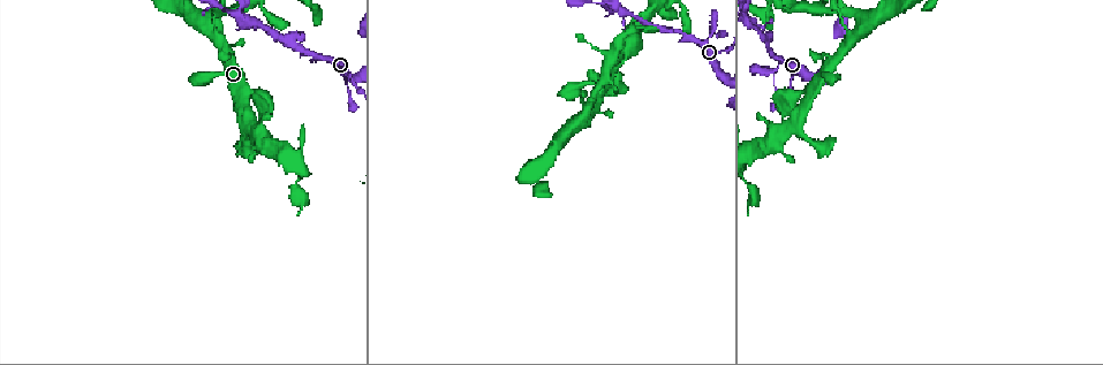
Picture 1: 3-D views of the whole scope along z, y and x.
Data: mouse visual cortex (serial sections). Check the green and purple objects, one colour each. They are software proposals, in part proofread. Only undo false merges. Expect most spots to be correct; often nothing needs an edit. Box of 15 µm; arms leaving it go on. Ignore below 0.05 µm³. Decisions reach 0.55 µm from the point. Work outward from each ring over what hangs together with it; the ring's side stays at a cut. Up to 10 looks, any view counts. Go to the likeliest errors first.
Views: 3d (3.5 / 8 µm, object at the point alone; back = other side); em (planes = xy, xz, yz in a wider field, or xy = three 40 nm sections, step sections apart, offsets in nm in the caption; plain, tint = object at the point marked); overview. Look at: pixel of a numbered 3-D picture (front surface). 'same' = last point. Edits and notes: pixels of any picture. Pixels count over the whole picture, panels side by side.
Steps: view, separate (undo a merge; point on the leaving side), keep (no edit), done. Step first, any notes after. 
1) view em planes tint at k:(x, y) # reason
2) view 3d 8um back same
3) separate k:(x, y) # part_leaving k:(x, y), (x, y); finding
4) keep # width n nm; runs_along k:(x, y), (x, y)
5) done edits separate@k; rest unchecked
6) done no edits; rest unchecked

view em xy step 3 tint at 1:(776, 87) # a narrow waist

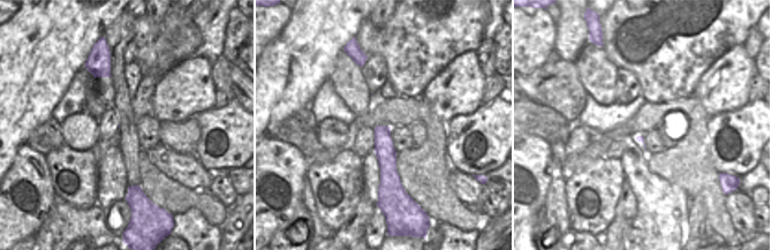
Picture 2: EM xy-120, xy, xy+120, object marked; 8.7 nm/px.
view 3d 3.5um same # wider look

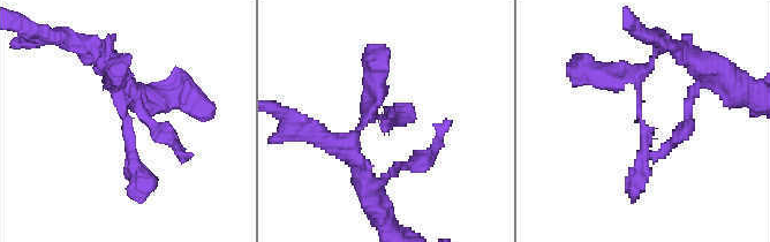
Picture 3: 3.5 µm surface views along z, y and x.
keep # runs_along 2:(379, 128), (393, 188); all the same cell

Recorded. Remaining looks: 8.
view 3d 8um at 1:(590, 100) # calibre changes

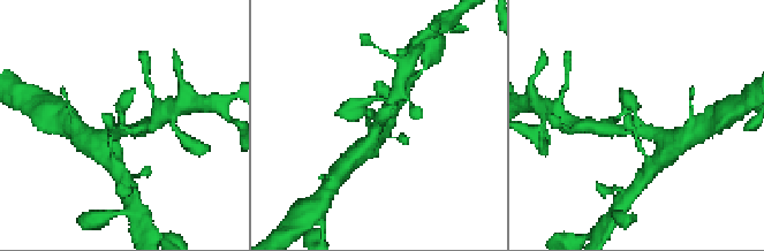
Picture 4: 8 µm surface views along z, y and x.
view em xy step 3 tint at 4:(639, 130)

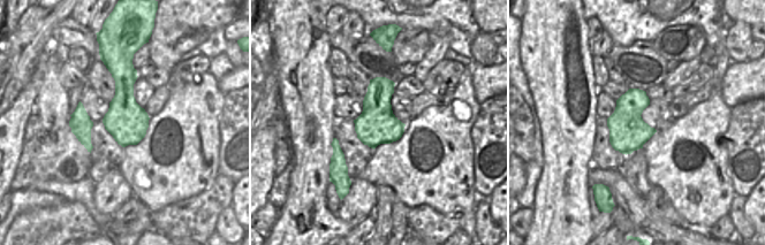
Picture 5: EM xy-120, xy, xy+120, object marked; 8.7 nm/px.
keep # runs_along 4:(365, 151), (384, 111), (395, 94); all the same cell

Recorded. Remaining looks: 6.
view 3d 3.5um at 1:(627, 52) # two arms in line, one across

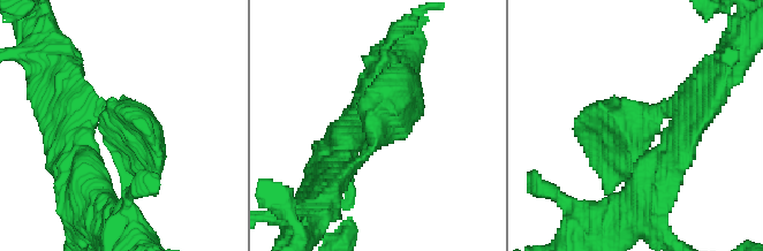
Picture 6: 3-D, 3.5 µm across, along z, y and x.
view em xy step 3 tint at 6:(120, 122)

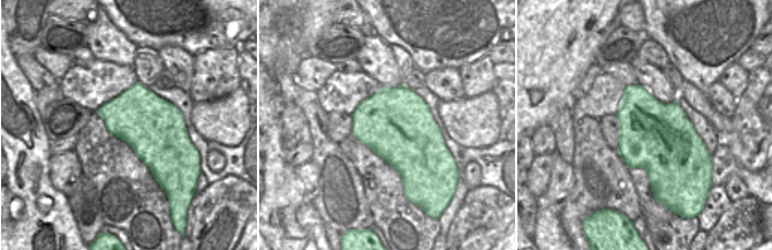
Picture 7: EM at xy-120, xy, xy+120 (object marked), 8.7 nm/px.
keep # runs_along 6:(694, 97), (643, 121), (609, 184); continuous, no second cell

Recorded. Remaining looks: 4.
view 3d 3.5um at 1:(774, 138)

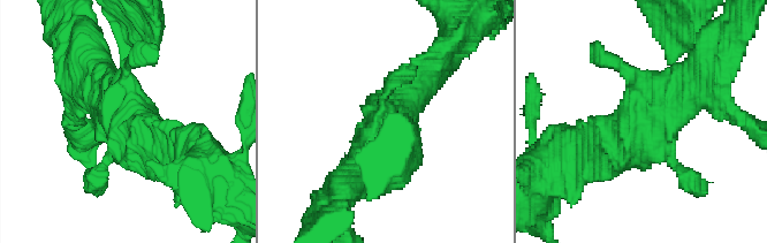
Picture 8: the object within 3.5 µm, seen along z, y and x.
view em xy step 2 tint at 8:(131, 117)

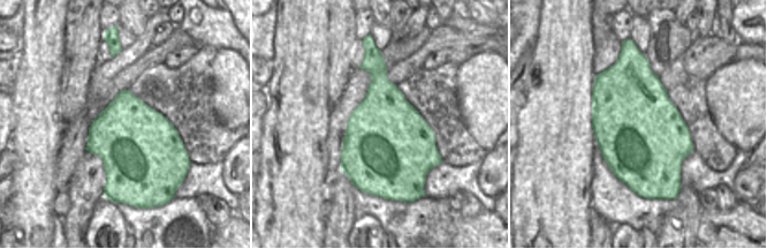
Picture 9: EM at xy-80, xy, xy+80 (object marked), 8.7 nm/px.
keep # width 800 nm; runs_along 8:(698, 69), (598, 158); one cell here

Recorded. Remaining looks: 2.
done no edits; rest unchecked

